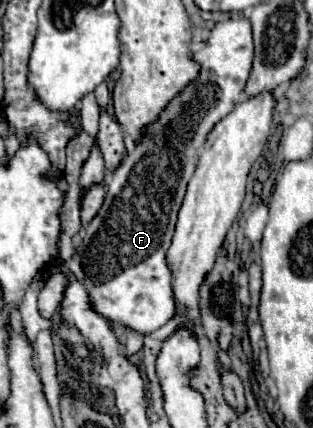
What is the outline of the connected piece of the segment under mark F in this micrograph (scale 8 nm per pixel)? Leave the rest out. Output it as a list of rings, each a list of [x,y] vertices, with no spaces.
[[[237,16],[217,22],[207,46],[193,58],[201,64],[201,74],[161,112],[159,120],[147,128],[141,144],[133,146],[121,166],[111,172],[105,202],[83,236],[85,260],[81,266],[95,310],[141,334],[151,334],[175,316],[167,250],[187,182],[195,172],[197,150],[209,130],[245,98],[245,84],[253,66],[249,20]]]

